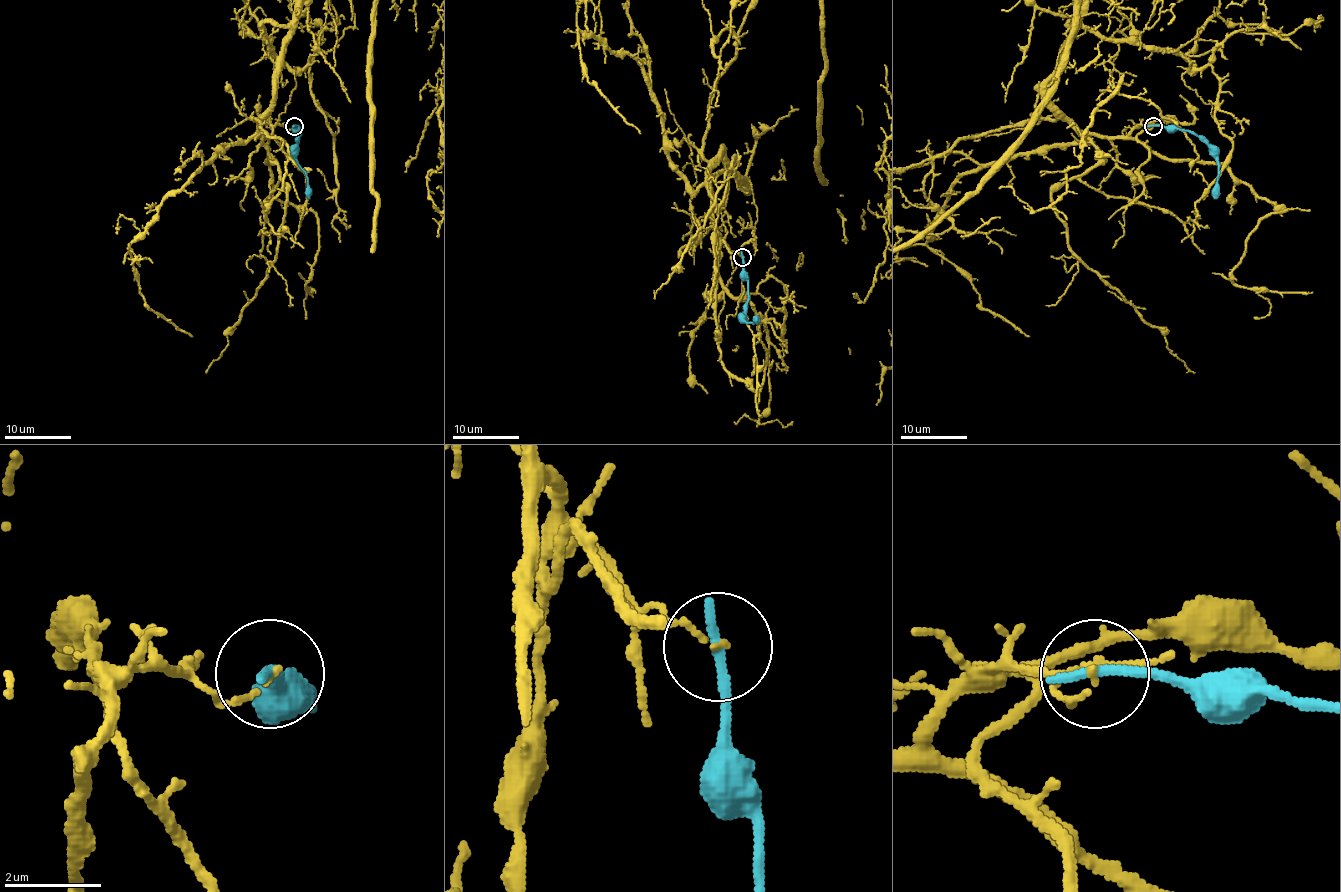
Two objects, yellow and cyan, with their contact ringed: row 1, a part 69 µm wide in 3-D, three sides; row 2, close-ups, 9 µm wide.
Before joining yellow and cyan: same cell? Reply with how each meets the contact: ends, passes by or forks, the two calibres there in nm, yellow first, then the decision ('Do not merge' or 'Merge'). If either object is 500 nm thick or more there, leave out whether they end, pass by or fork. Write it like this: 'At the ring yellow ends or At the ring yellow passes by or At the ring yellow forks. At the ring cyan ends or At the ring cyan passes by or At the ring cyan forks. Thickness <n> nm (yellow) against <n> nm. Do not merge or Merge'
At the ring yellow ends. At the ring cyan ends. Thickness 110 nm (yellow) against 260 nm. Do not merge

